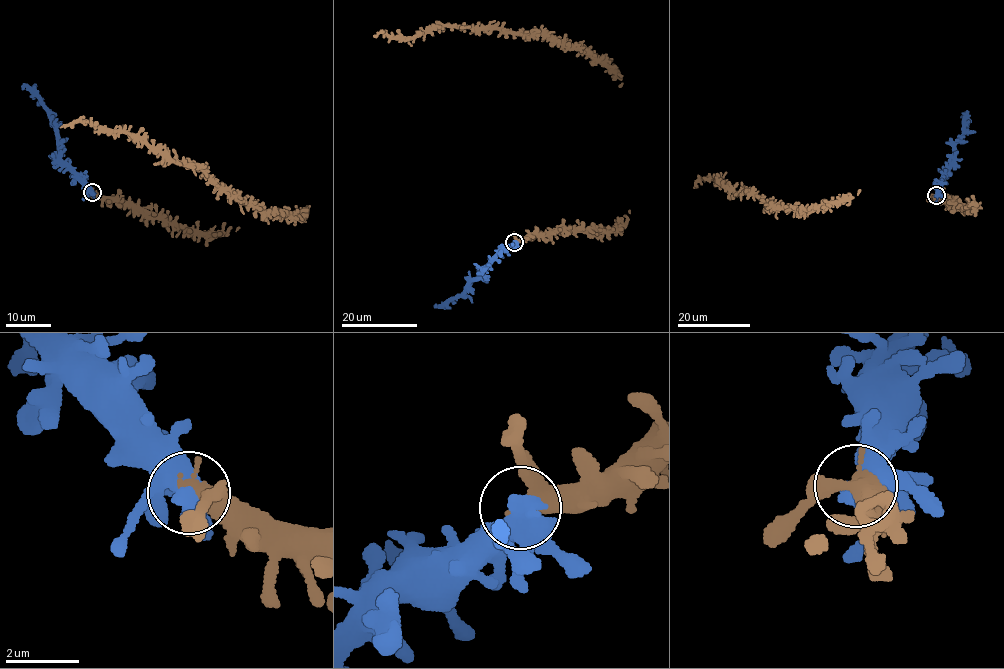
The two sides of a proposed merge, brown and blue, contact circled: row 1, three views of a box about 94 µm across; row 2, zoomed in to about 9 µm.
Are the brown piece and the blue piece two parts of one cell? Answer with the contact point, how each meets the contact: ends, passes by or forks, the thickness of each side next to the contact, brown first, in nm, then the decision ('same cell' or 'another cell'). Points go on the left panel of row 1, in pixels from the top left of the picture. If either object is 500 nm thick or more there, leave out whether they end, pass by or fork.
at (92, 192); 360 nm thick on the brown side, 550 nm on the other; same cell

